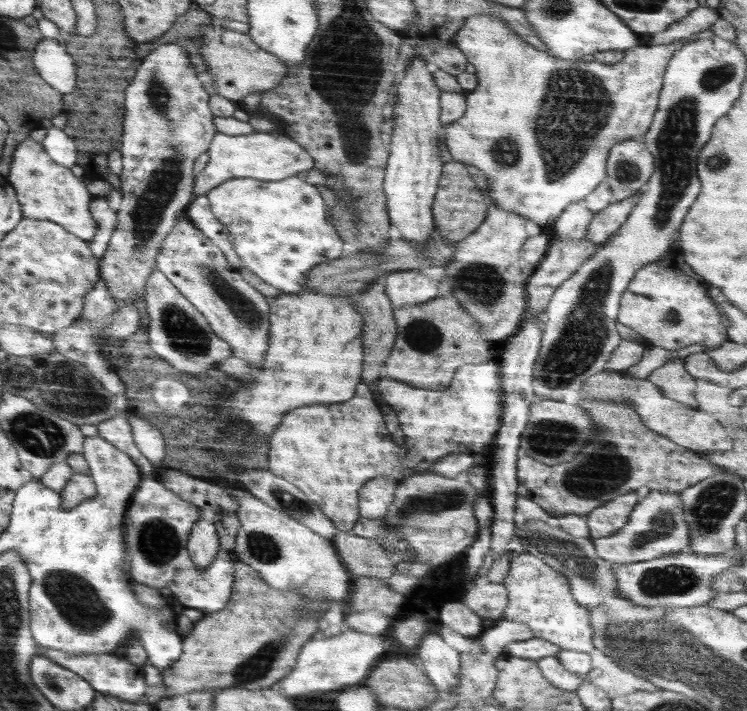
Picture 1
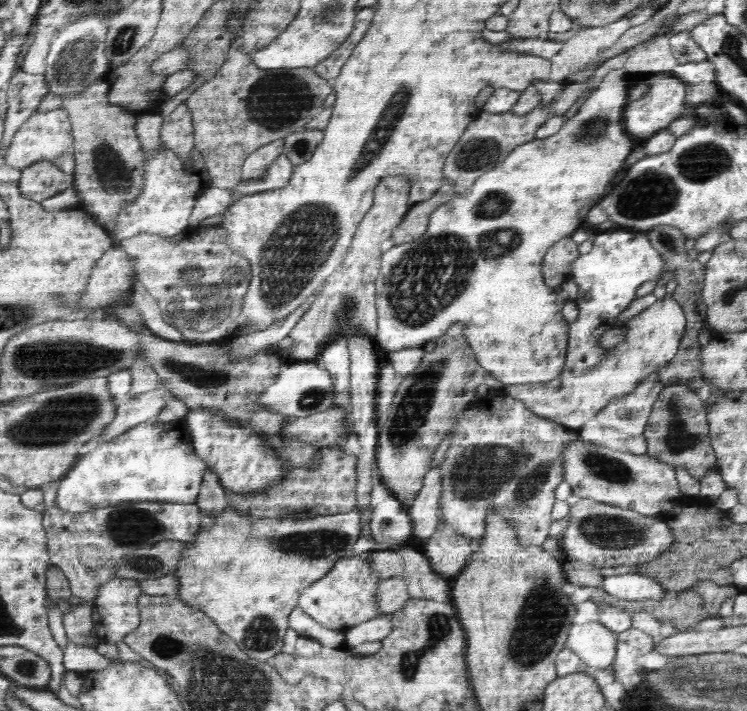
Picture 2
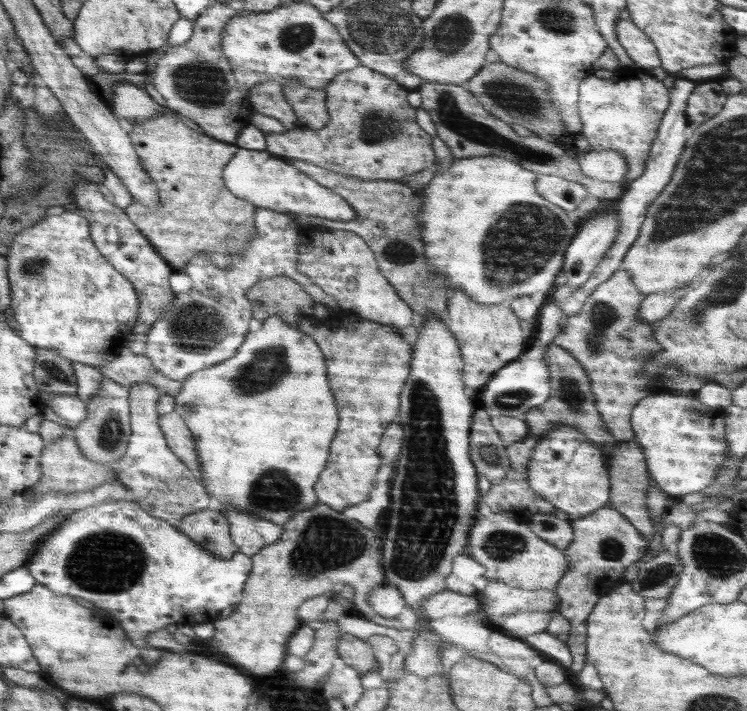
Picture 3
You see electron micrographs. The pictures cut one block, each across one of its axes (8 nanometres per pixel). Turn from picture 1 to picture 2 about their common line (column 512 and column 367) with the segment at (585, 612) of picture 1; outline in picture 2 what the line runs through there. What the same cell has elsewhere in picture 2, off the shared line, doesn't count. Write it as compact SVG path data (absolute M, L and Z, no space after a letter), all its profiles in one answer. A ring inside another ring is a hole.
M350 557L334 564L334 568L320 580L304 588L299 596L298 607L314 621L332 630L348 632L353 626L372 620L380 614L376 603L376 588L383 578L372 569L367 557Z

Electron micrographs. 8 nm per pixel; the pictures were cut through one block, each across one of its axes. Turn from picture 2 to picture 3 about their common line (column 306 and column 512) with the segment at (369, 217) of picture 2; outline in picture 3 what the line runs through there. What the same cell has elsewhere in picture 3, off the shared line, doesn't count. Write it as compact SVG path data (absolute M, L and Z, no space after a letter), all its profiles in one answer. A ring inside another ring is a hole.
M456 290L447 298L446 313L443 323L456 338L458 350L462 355L463 373L461 379L467 398L475 399L478 392L504 365L517 360L526 350L520 319L514 316L508 304L482 306L470 300L464 291Z

